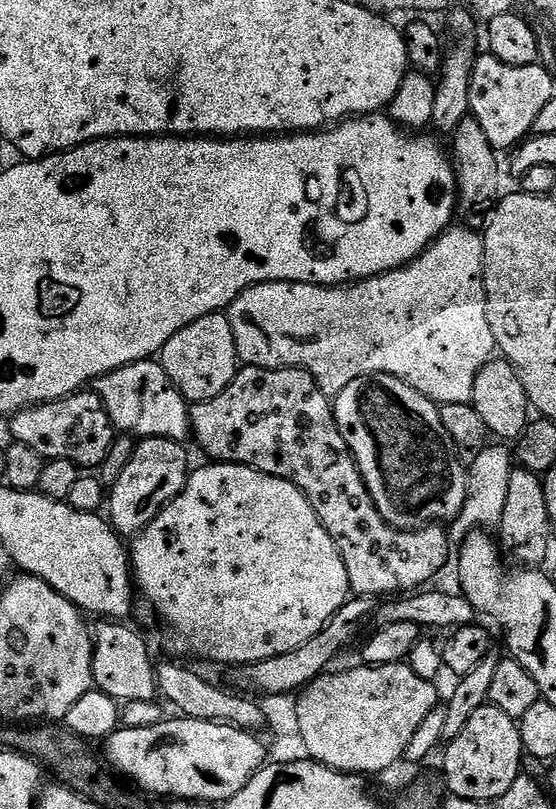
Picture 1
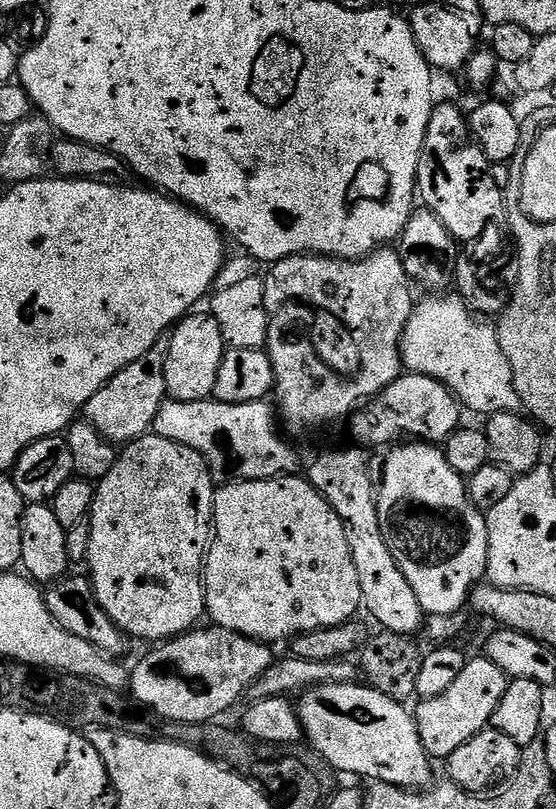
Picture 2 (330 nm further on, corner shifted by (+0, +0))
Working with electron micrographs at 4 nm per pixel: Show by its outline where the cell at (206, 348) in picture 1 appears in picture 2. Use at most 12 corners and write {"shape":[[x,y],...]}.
{"shape":[[189,314],[167,337],[166,390],[207,400],[226,351],[211,314]]}

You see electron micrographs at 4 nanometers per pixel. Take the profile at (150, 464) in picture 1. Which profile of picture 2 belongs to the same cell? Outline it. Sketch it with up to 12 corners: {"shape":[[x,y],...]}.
{"shape":[[149,434],[95,485],[86,561],[125,637],[205,615],[214,477]]}

